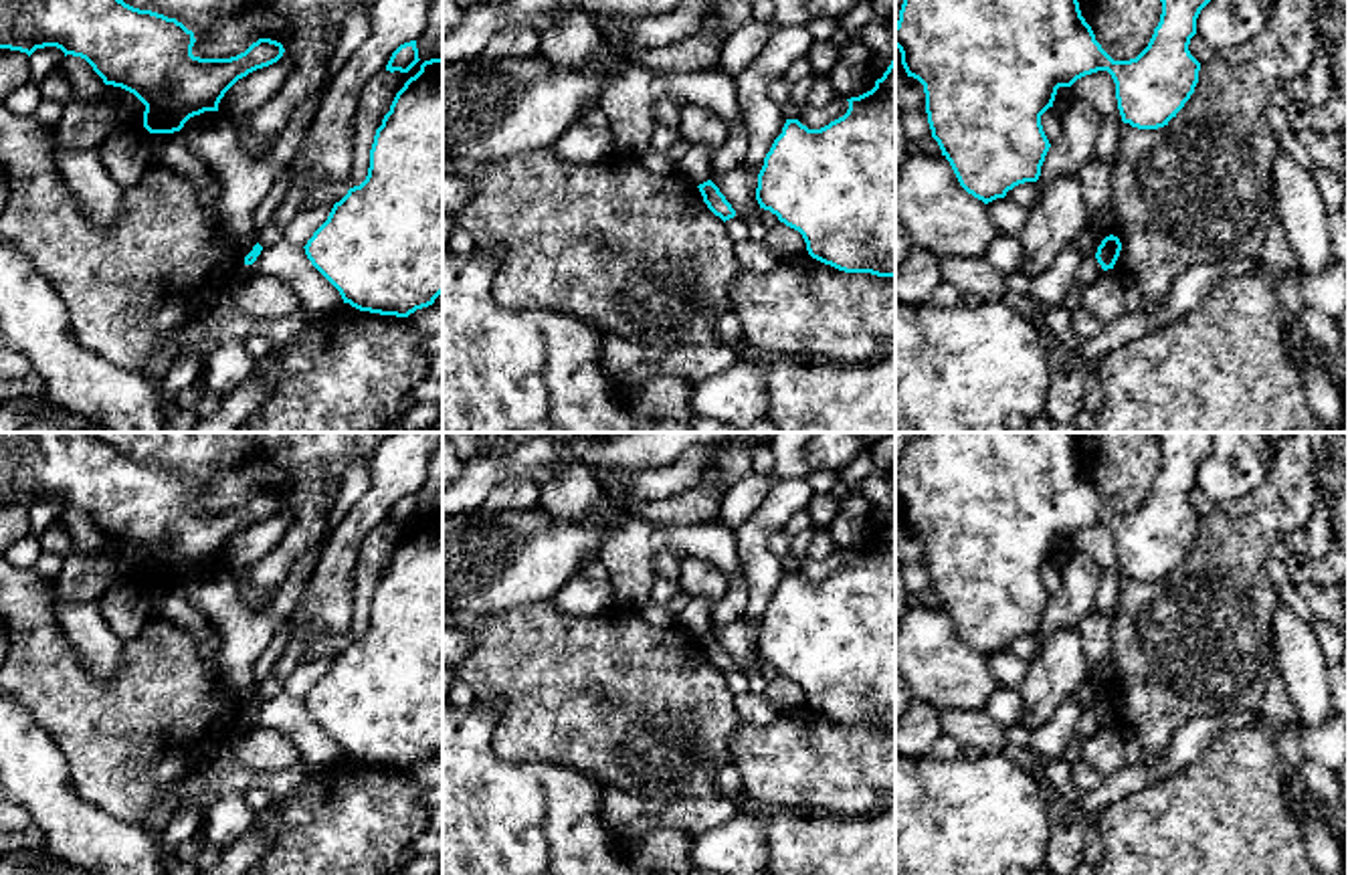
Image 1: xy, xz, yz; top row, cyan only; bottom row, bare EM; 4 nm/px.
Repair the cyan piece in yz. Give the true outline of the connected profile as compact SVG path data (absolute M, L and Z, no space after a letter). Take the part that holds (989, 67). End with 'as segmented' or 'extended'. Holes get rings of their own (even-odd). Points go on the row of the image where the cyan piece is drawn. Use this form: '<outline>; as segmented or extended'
M903 0L895 24L895 46L907 77L918 79L926 93L932 137L950 162L960 186L984 204L1004 198L1025 182L1037 182L1051 148L1041 115L1053 107L1059 87L1108 71L1116 83L1118 109L1124 123L1138 129L1168 125L1184 107L1198 83L1200 63L1188 44L1196 34L1196 18L1211 0L1160 0L1162 14L1148 46L1130 61L1114 61L1095 40L1077 0Z; as segmented

